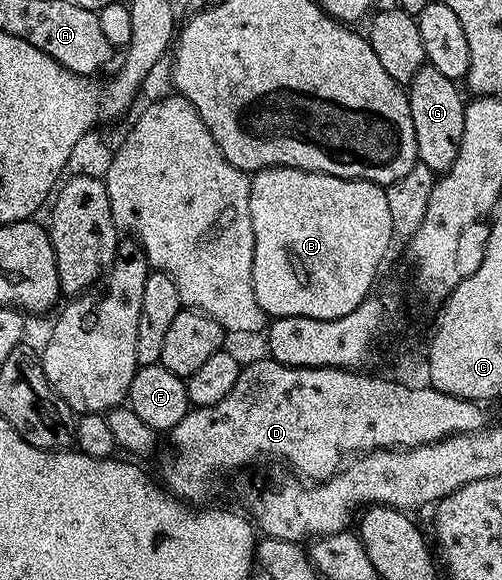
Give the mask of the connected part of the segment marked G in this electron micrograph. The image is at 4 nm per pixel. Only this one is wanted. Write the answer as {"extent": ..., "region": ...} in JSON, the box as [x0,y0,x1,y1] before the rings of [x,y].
{"extent":[407,64,467,170],"region":[[[428,64],[421,66],[419,72],[415,72],[415,76],[407,83],[411,124],[415,124],[417,161],[429,170],[449,170],[451,164],[455,164],[455,156],[459,156],[467,102],[461,99],[457,86],[454,79],[443,76],[443,72],[435,72],[435,68]]]}

